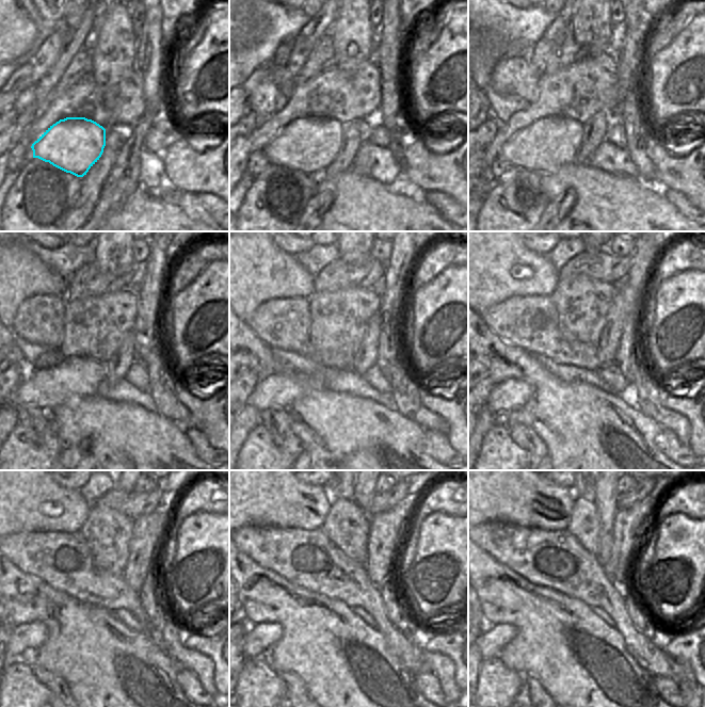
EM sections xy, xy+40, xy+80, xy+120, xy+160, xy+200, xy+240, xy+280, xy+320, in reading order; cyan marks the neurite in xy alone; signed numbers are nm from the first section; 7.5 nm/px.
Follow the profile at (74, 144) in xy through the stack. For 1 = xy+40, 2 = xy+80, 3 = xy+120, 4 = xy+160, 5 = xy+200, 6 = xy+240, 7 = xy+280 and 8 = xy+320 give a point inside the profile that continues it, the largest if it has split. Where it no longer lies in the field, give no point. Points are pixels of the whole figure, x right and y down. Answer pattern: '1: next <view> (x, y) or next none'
1: next xy+40 (308, 144)
2: next xy+80 (546, 145)
3: next xy+120 (77, 376)
4: next xy+160 (278, 390)
5: next xy+200 (513, 394)
6: next xy+240 (25, 639)
7: next xy+280 (257, 641)
8: next xy+320 (490, 643)

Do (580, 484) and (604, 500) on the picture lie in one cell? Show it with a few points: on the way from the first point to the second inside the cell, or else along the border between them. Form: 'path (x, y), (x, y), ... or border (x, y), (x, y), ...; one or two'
border (596, 481), (593, 500); two

